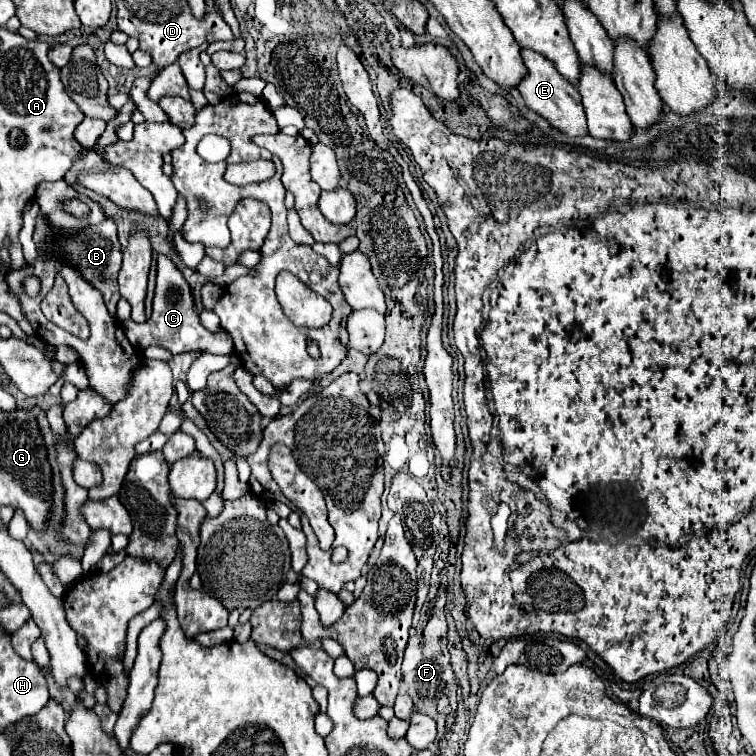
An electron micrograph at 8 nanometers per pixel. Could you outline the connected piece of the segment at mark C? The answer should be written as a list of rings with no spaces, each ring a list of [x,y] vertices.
[[[165,255],[157,259],[157,281],[155,281],[151,317],[141,325],[137,325],[133,321],[125,321],[123,331],[129,337],[129,341],[141,349],[149,347],[149,345],[159,345],[159,347],[169,349],[171,353],[185,353],[185,351],[201,349],[201,351],[209,351],[213,355],[227,355],[233,351],[233,341],[227,331],[221,329],[219,335],[213,335],[201,325],[189,283],[185,281],[183,273],[175,267],[175,263],[171,259],[167,259]]]

